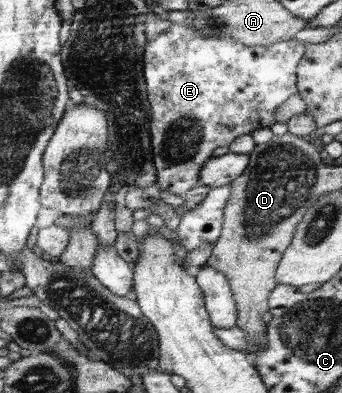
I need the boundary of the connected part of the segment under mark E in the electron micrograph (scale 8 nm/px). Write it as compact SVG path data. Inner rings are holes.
M172 23L157 38L148 40L145 81L153 118L150 122L151 141L160 190L182 196L201 183L203 165L210 160L215 148L275 124L278 109L298 93L297 70L307 45L293 38L268 46L247 46L234 38L203 36L195 27L177 23Z

